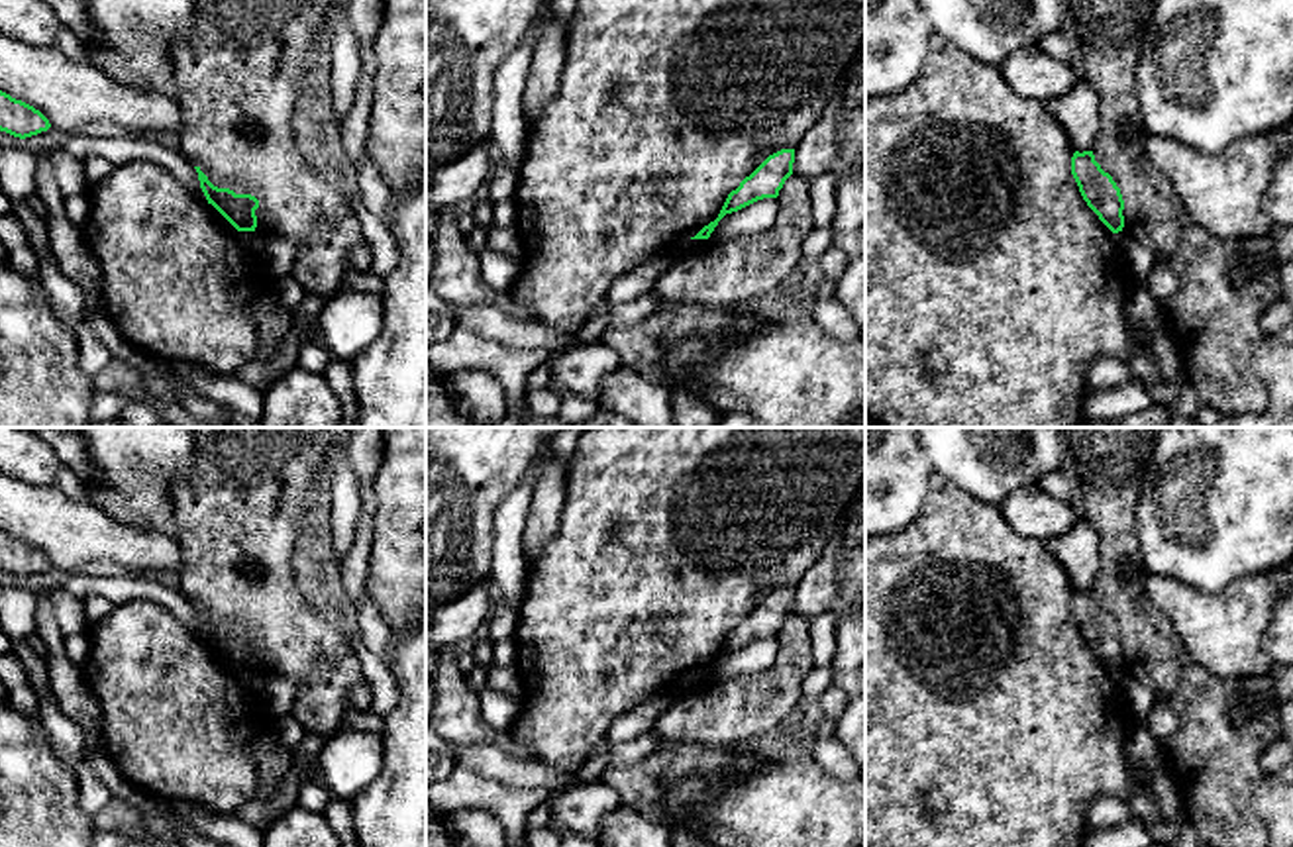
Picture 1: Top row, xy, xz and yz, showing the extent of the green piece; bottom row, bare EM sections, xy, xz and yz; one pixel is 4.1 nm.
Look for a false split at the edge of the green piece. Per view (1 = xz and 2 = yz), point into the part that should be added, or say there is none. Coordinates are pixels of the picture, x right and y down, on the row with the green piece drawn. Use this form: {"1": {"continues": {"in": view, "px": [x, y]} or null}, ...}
{"1": {"continues": null}, "2": {"continues": null}}

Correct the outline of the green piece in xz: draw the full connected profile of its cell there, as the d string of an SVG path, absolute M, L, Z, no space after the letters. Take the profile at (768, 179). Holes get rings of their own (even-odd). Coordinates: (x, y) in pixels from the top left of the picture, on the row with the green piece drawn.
M781 149L769 155L736 190L732 190L714 222L704 225L691 239L708 239L718 222L732 212L738 212L757 200L777 198L785 180L793 174L795 149Z

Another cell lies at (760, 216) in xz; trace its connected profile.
M763 198L738 212L726 214L706 241L722 243L755 237L773 227L777 210L777 198Z

